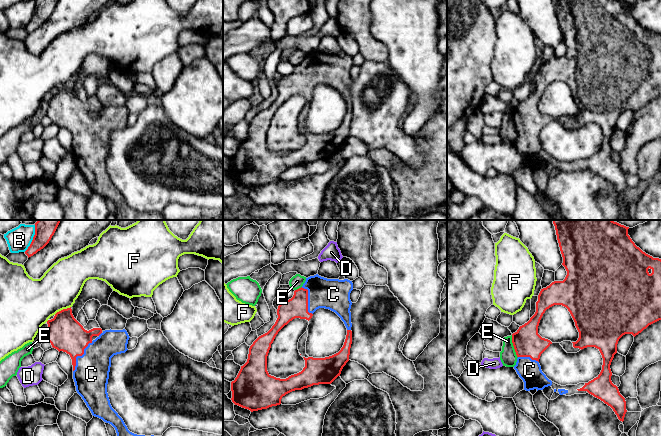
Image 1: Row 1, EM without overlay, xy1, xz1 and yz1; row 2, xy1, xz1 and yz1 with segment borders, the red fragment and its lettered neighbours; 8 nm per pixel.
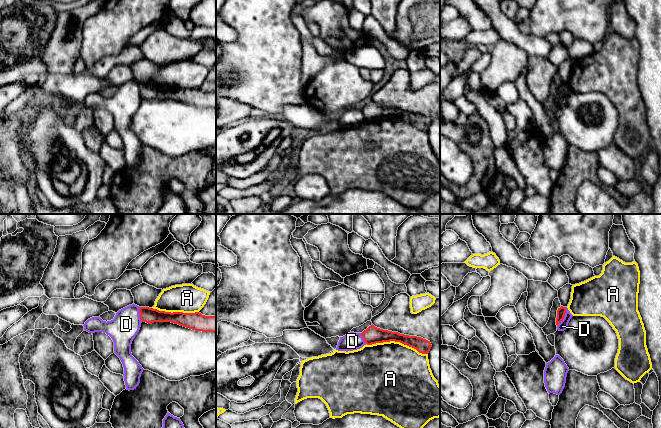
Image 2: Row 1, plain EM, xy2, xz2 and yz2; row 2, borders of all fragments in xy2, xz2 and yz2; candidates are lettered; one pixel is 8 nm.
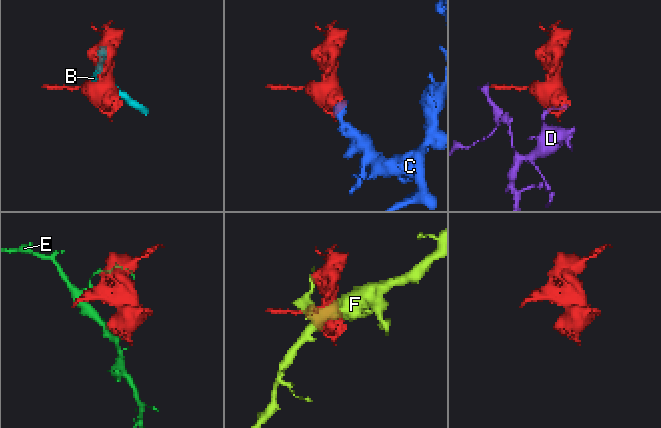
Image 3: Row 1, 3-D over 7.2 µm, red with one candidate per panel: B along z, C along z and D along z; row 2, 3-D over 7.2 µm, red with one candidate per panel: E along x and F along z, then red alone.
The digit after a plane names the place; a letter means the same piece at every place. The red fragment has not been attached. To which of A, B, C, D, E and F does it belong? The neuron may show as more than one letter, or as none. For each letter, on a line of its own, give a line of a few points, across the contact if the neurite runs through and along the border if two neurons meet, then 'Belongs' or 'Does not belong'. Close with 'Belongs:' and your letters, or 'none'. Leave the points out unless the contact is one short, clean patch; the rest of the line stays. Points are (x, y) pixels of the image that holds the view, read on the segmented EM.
A: Does not belong
B: Does not belong
C: Belongs
D: Line: yz2 (566, 307), (564, 318), (557, 326). Does not belong
E: Does not belong
F: Line: xy1 (70, 306), (54, 314). Does not belong
Belongs: C

